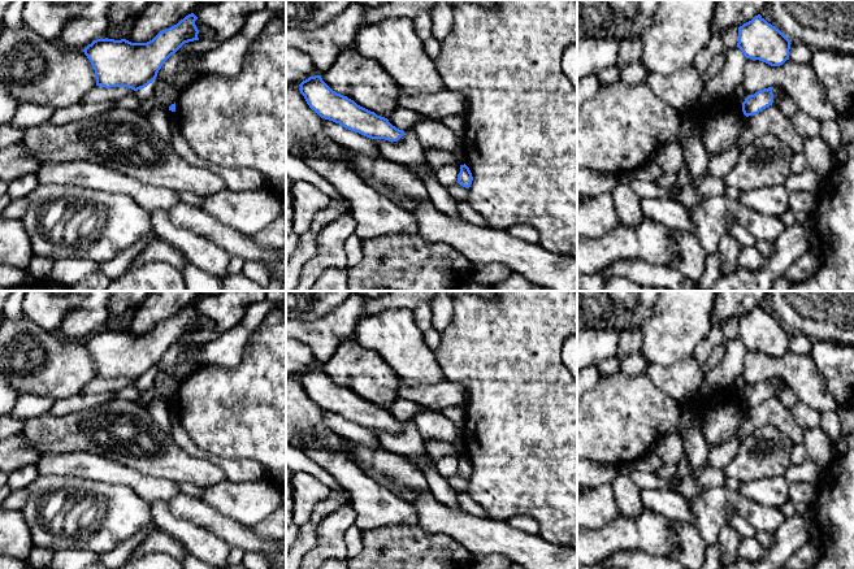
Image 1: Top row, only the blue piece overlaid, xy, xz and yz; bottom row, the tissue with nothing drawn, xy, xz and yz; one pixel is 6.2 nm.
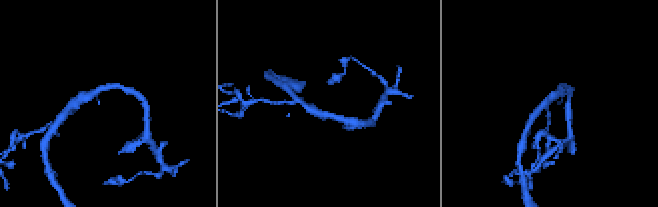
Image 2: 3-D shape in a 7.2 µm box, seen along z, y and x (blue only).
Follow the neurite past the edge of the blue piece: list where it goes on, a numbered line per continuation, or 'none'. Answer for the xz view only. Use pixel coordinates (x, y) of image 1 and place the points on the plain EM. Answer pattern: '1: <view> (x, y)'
none

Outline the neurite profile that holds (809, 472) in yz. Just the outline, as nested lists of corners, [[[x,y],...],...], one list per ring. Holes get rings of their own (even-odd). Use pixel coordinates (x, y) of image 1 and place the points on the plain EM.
[[[806,459],[802,464],[792,464],[785,473],[785,478],[790,483],[809,482],[812,485],[818,485],[820,473],[820,468],[810,459]]]

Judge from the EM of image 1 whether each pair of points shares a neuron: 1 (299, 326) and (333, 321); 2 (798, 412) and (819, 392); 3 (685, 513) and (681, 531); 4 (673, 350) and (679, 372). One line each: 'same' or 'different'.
1: same
2: different
3: different
4: different

